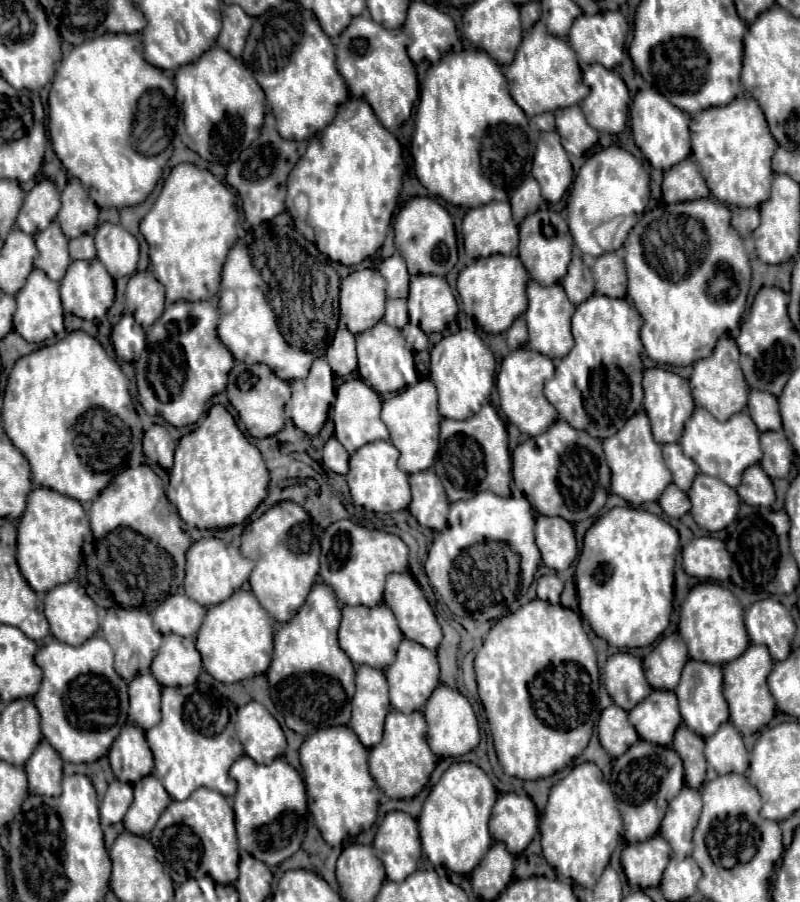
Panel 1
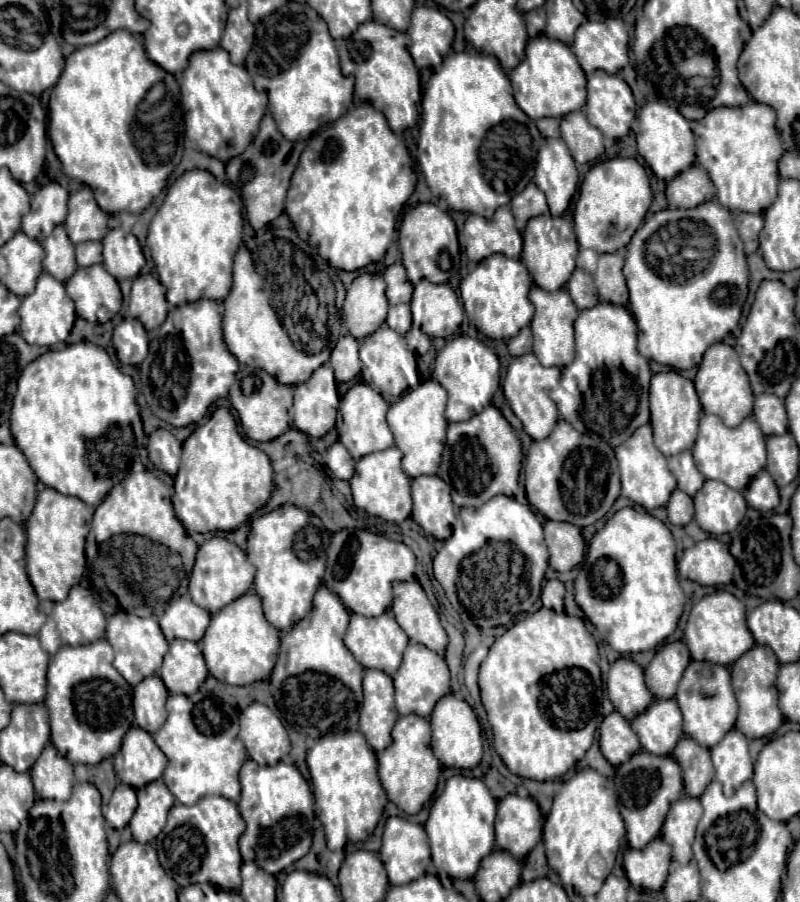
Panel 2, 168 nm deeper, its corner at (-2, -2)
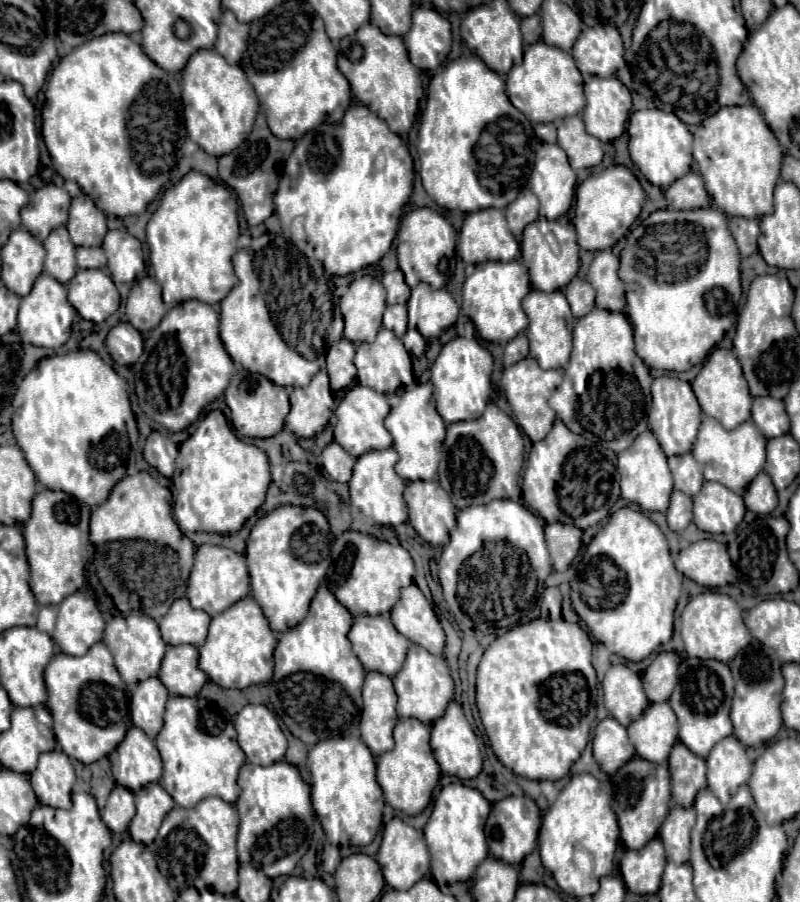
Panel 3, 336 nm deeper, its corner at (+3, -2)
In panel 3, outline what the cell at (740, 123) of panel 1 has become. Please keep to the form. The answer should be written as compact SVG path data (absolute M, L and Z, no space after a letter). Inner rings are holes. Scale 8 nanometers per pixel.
M756 105L722 107L700 125L690 127L694 135L694 159L704 177L714 205L726 215L760 217L772 213L772 191L780 177L782 149Z

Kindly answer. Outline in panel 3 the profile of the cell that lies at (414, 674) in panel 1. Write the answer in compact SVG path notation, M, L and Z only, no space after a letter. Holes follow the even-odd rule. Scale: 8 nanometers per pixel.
M410 645L402 669L394 677L394 689L398 695L398 717L414 717L422 723L432 723L442 717L448 701L454 697L454 681L444 657L436 657L420 645Z

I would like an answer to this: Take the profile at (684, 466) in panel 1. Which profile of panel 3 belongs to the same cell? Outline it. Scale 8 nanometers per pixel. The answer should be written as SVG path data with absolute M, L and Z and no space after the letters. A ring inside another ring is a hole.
M690 453L668 457L668 465L670 465L670 471L674 475L674 489L694 497L704 483L702 469L694 461L694 457Z

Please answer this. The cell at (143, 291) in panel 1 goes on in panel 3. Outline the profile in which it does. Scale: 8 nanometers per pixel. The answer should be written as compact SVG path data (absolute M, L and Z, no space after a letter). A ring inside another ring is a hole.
M150 277L138 279L132 285L128 301L126 301L126 317L128 317L128 321L140 333L146 333L146 331L154 329L160 323L164 313L166 313L166 305L162 301L160 285Z

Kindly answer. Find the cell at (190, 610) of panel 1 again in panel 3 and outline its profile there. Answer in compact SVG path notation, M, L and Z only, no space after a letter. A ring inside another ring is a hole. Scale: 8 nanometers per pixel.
M182 597L170 605L168 613L160 619L160 633L168 645L190 643L200 647L208 635L210 617L200 611L192 609L188 599Z

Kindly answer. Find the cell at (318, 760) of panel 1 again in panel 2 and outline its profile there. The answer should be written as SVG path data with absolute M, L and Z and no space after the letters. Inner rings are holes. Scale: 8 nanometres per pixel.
M327 733L309 749L307 765L313 783L314 812L323 823L329 849L339 851L347 841L359 843L369 839L383 815L387 795L377 775L375 751L369 749L363 733Z

